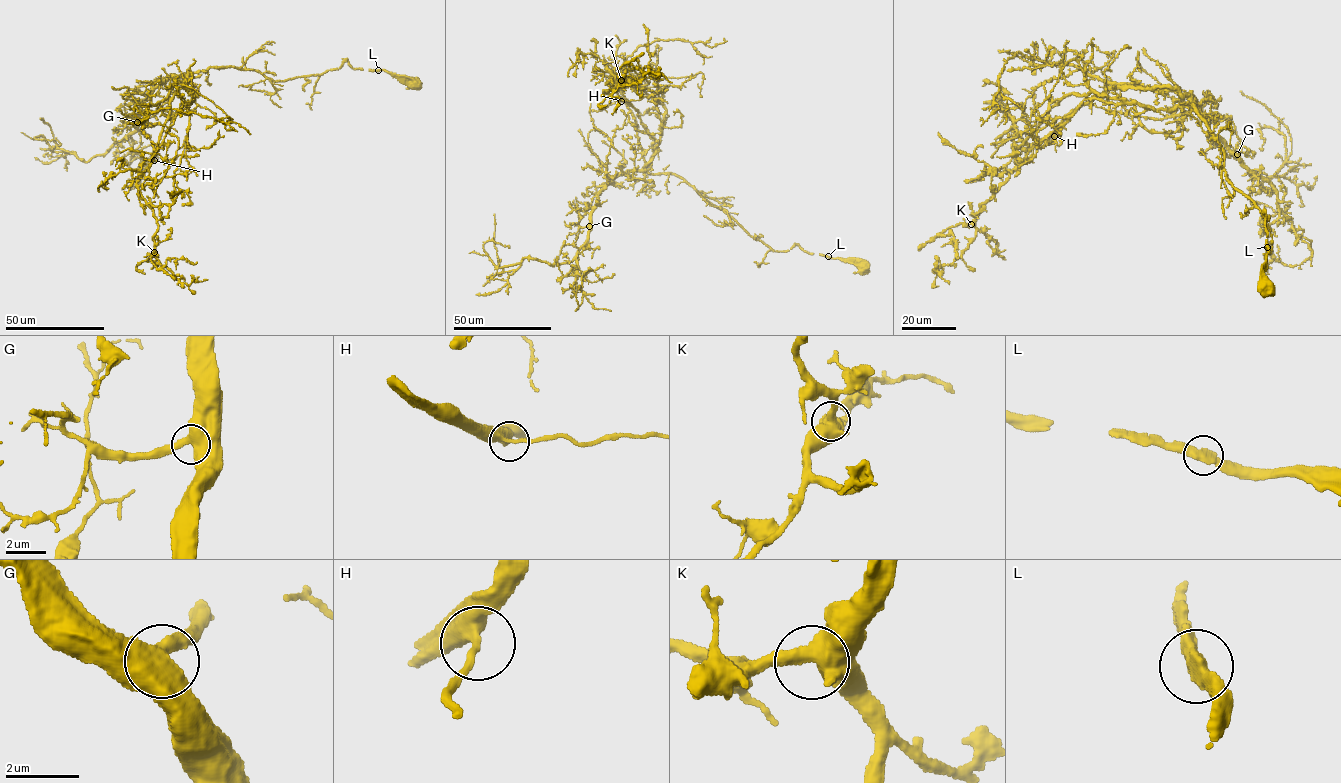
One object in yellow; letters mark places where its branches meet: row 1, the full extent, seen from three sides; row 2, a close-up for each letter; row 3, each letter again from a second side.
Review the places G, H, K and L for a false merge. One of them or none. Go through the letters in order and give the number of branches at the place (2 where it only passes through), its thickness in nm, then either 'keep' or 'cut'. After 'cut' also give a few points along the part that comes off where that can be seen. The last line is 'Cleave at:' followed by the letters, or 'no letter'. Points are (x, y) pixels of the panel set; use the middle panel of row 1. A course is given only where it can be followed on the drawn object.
G: branches 2; calibre 600 nm; keep
H: branches 2; calibre 320 nm; keep
K: branches 2; calibre 550 nm; keep
L: branches 2; calibre 460 nm; keep
Cleave at: no letter

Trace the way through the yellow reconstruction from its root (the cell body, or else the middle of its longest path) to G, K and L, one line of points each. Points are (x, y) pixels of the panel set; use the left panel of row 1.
G: (415, 85), (347, 59), (283, 81), (210, 67), (170, 76), (137, 122)
K: (415, 85), (347, 59), (283, 81), (230, 66), (187, 71), (137, 183), (157, 220), (154, 252)
L: (415, 85), (378, 70)

